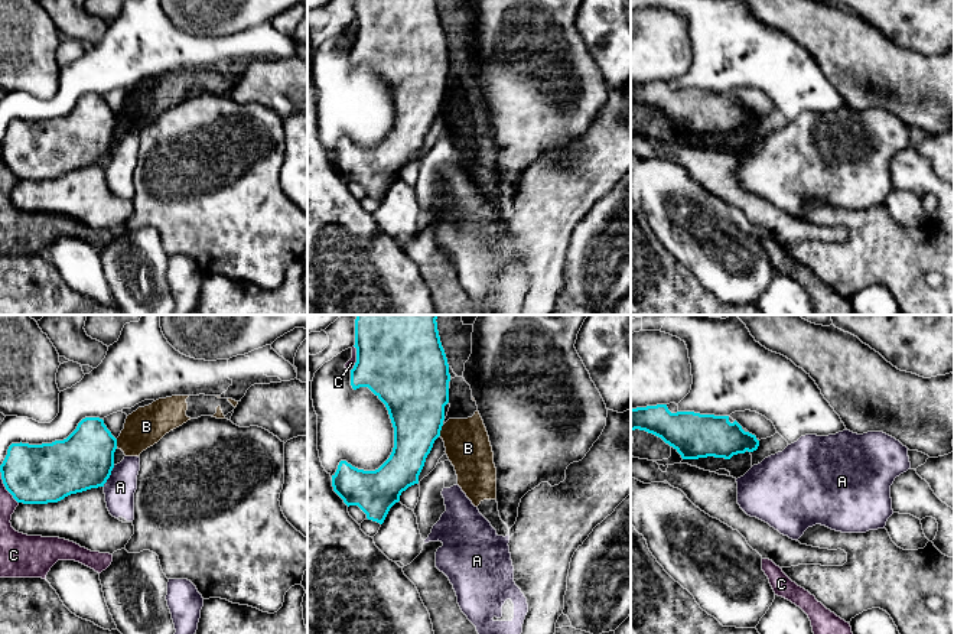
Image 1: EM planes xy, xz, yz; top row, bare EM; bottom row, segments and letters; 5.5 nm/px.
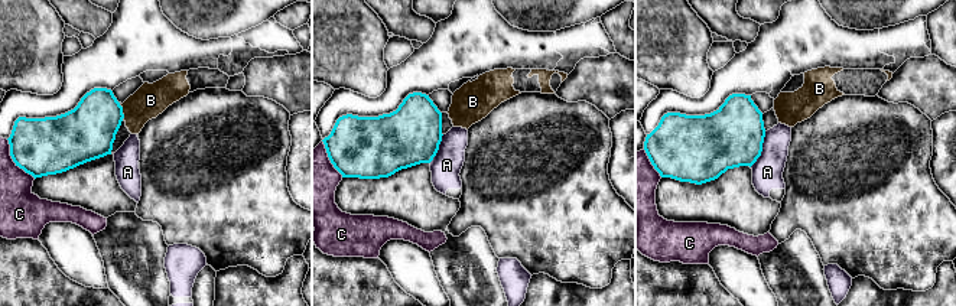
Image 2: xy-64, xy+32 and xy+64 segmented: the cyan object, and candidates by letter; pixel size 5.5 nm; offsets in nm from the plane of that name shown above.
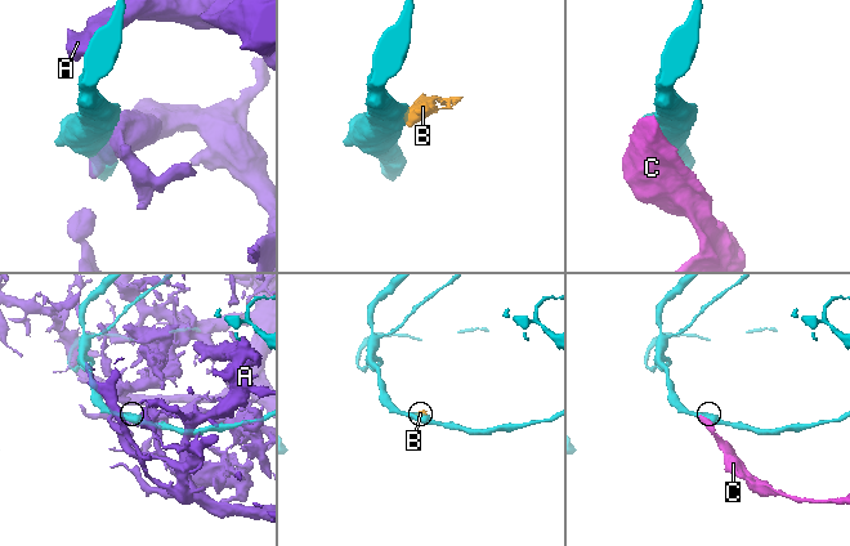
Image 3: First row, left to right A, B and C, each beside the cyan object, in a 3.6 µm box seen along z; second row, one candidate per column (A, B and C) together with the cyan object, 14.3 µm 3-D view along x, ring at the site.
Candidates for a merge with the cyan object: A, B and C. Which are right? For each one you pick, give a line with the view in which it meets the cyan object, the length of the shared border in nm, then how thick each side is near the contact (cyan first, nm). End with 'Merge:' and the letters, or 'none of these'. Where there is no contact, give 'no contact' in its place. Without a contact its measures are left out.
Merge: none of these

